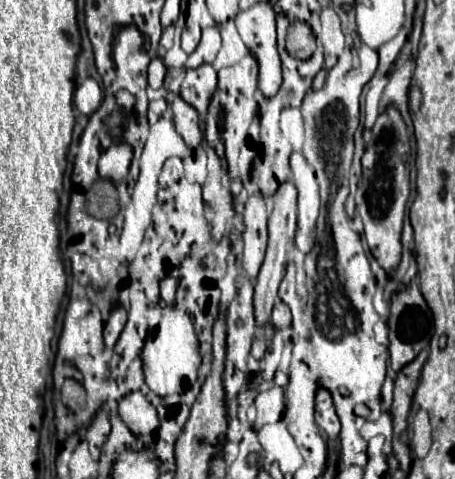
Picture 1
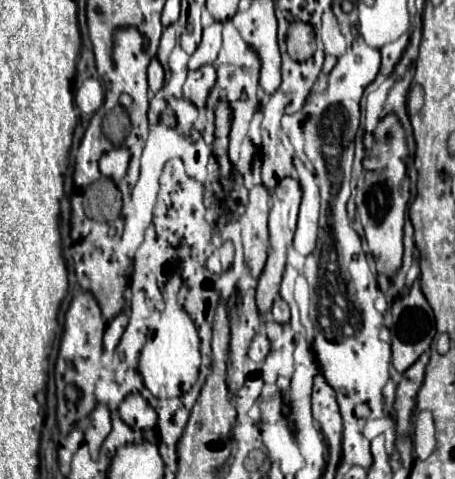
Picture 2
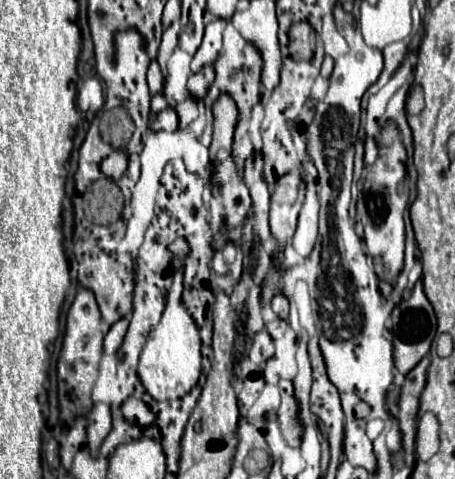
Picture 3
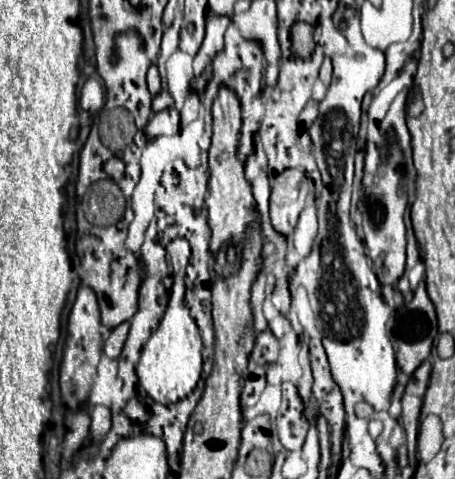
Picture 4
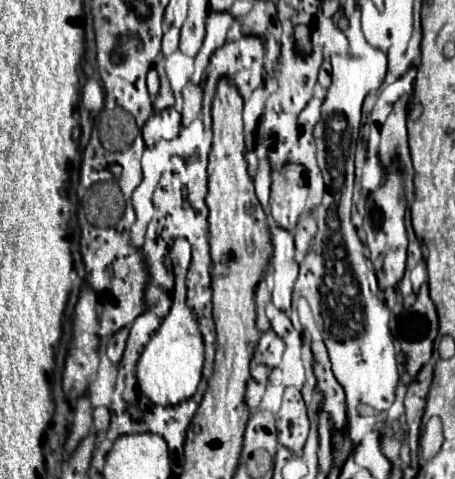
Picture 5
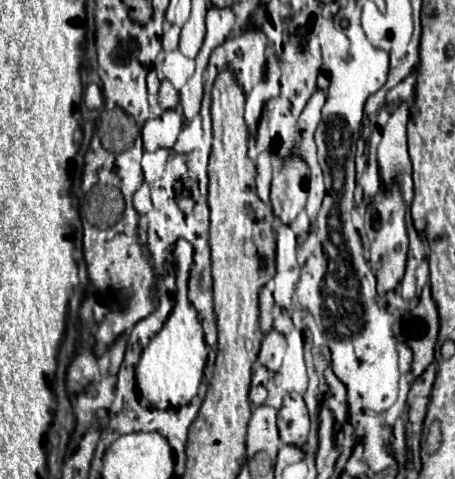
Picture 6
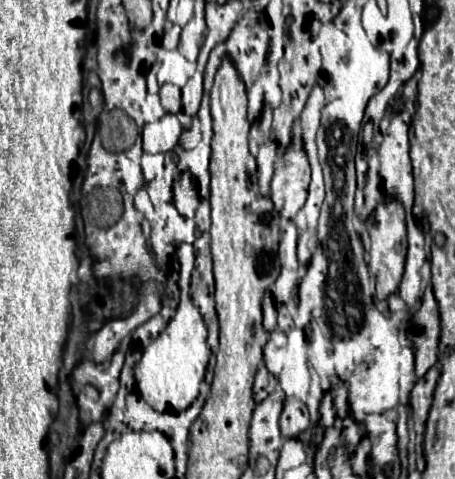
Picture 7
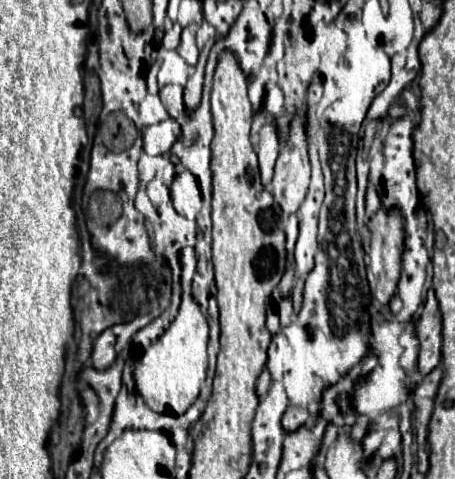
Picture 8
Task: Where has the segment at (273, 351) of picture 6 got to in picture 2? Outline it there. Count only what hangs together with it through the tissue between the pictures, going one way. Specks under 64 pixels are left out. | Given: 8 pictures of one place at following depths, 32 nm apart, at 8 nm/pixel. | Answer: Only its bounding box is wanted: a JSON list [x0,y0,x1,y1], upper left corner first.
[248,334,272,362]

